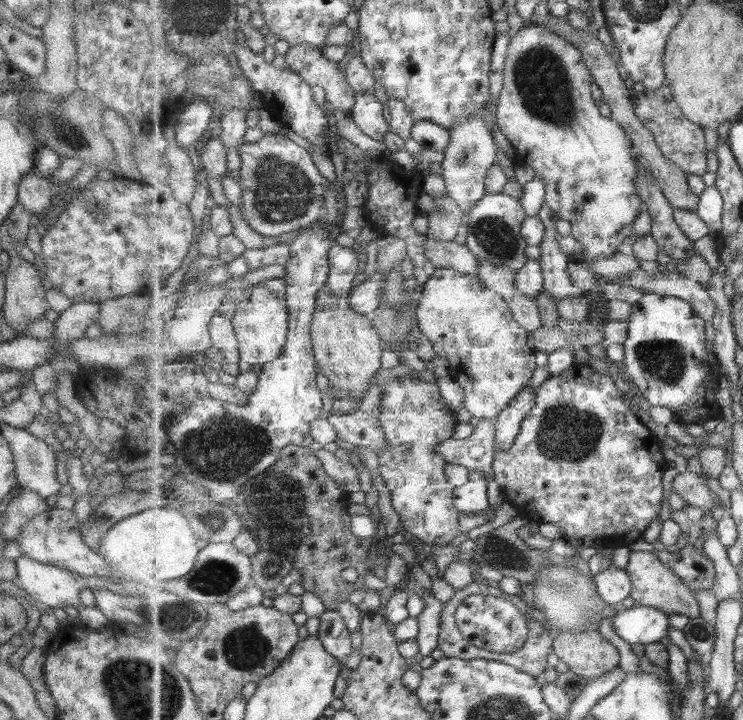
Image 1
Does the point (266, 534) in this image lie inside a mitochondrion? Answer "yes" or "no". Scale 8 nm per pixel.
yes

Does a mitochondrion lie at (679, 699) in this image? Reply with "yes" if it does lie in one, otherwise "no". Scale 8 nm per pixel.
no

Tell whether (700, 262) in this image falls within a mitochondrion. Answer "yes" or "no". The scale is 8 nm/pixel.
no

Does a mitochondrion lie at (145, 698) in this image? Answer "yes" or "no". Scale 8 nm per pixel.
yes

